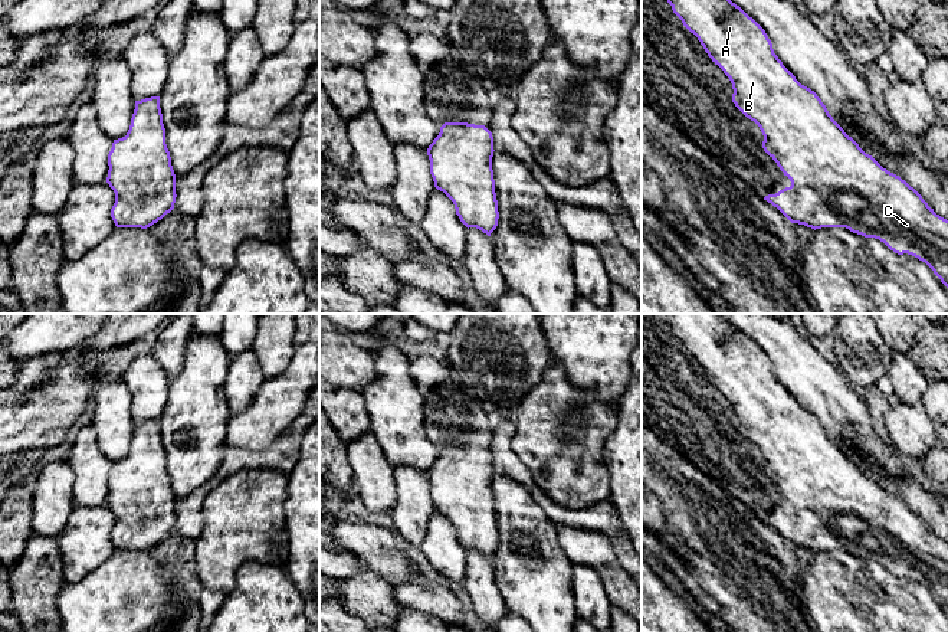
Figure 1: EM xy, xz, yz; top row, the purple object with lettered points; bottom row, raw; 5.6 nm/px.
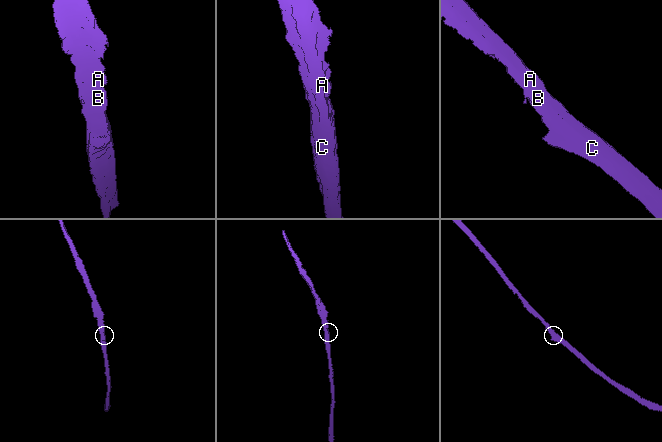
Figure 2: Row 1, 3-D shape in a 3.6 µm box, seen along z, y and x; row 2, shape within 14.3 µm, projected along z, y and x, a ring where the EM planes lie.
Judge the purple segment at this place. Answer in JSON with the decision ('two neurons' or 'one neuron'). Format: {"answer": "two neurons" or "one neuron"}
{"answer": "one neuron"}

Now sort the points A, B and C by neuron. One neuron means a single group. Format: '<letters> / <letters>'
A B C

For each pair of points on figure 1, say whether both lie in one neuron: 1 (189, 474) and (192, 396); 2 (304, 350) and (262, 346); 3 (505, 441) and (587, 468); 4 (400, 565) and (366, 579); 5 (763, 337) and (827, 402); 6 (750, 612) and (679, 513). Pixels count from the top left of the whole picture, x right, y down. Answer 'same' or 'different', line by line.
1: same
2: different
3: different
4: different
5: same
6: same

